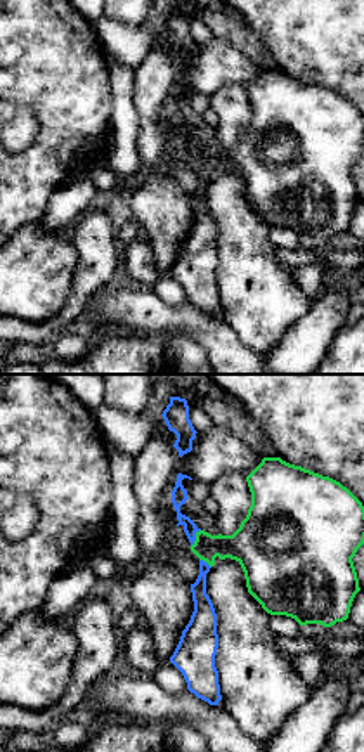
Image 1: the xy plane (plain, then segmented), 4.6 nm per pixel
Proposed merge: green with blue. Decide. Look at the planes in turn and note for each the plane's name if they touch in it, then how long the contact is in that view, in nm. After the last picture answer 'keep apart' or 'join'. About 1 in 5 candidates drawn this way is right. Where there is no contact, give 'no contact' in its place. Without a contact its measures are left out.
contact in xy; length 100 nm

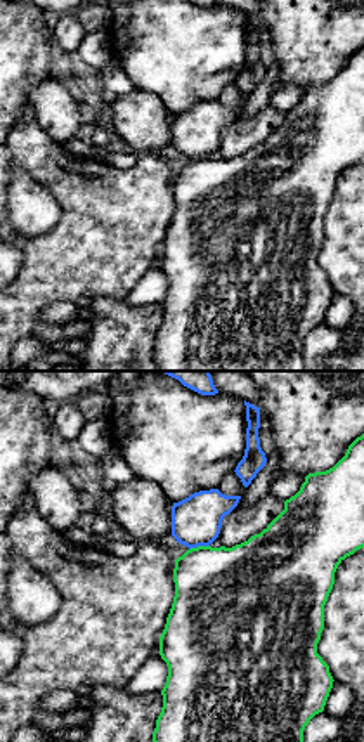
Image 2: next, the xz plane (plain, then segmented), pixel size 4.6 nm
contact in xz; length 100 nm

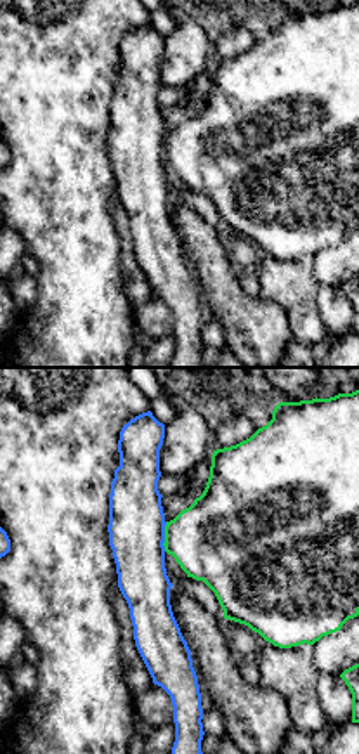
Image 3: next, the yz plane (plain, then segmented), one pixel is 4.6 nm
contact in yz; length 140 nm

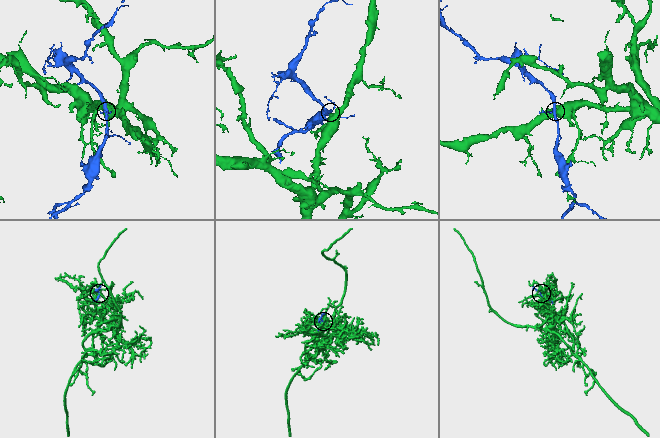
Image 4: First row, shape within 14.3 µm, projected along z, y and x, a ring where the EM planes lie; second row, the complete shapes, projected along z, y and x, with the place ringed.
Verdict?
keep apart

